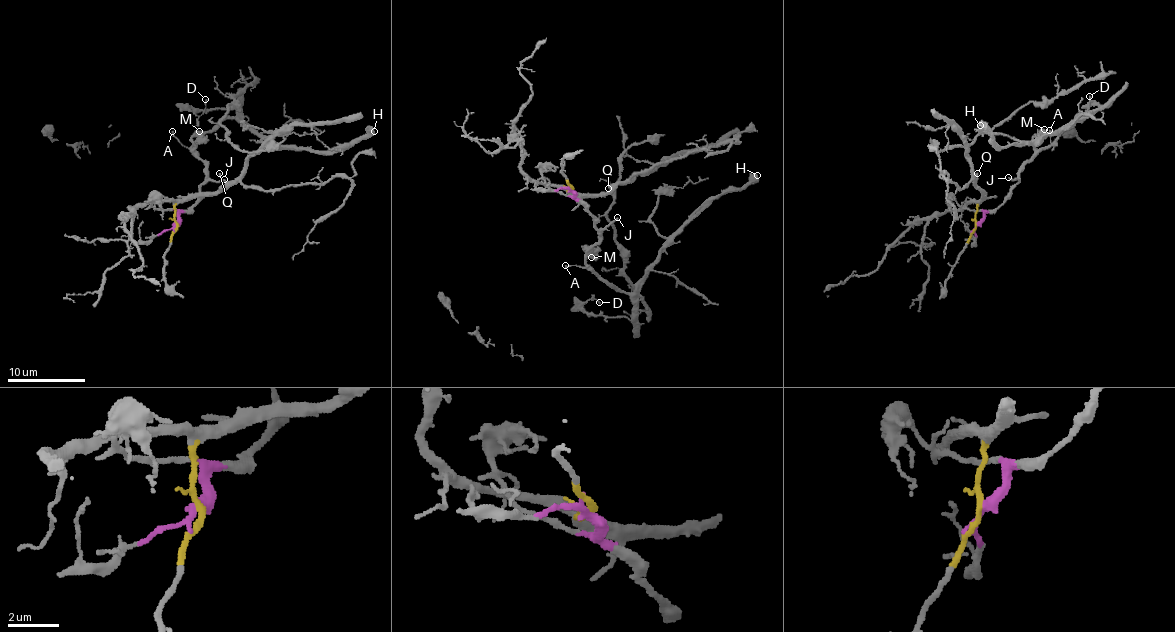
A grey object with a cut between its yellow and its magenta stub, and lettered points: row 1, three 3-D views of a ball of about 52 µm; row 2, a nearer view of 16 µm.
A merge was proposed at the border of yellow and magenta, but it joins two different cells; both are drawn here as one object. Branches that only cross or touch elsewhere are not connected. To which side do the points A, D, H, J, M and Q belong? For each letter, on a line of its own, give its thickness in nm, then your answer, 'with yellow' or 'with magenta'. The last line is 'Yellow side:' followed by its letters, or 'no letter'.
A: calibre 120 nm; with magenta
D: calibre 130 nm; with magenta
H: calibre 400 nm; with magenta
J: calibre 160 nm; with magenta
M: calibre 420 nm; with magenta
Q: calibre 140 nm; with yellow
Yellow side: Q

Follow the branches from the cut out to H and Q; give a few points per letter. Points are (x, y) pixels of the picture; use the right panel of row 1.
H: (975, 226), (1007, 198), (1017, 182), (1019, 169), (1083, 114), (1032, 143), (1008, 146), (999, 146), (980, 125)
Q: (975, 226), (977, 206), (983, 194), (975, 182), (978, 172)

